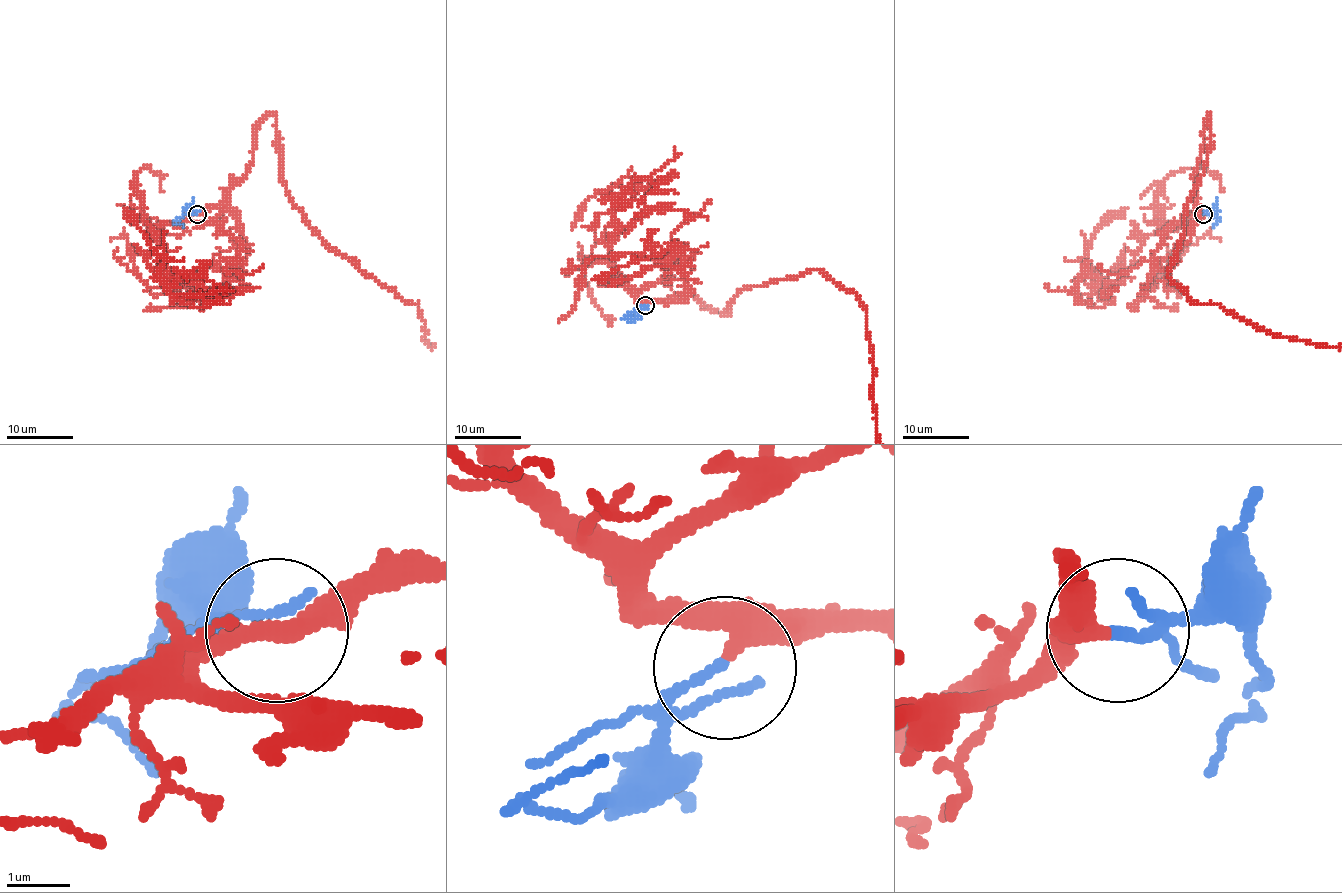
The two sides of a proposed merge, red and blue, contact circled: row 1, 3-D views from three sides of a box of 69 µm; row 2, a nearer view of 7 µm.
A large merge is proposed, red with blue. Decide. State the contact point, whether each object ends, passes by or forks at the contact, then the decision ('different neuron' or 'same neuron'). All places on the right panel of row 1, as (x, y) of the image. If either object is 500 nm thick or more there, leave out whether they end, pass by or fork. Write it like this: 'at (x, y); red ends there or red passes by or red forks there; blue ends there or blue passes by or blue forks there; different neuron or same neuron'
at (1203, 214); red passes by; blue ends there; same neuron

